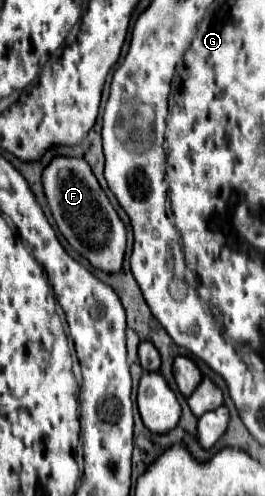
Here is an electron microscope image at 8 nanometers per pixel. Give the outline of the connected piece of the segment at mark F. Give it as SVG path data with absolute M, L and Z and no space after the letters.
M55 158L43 172L43 188L53 218L69 246L87 258L93 268L109 274L119 272L125 256L127 230L87 162L79 158Z

